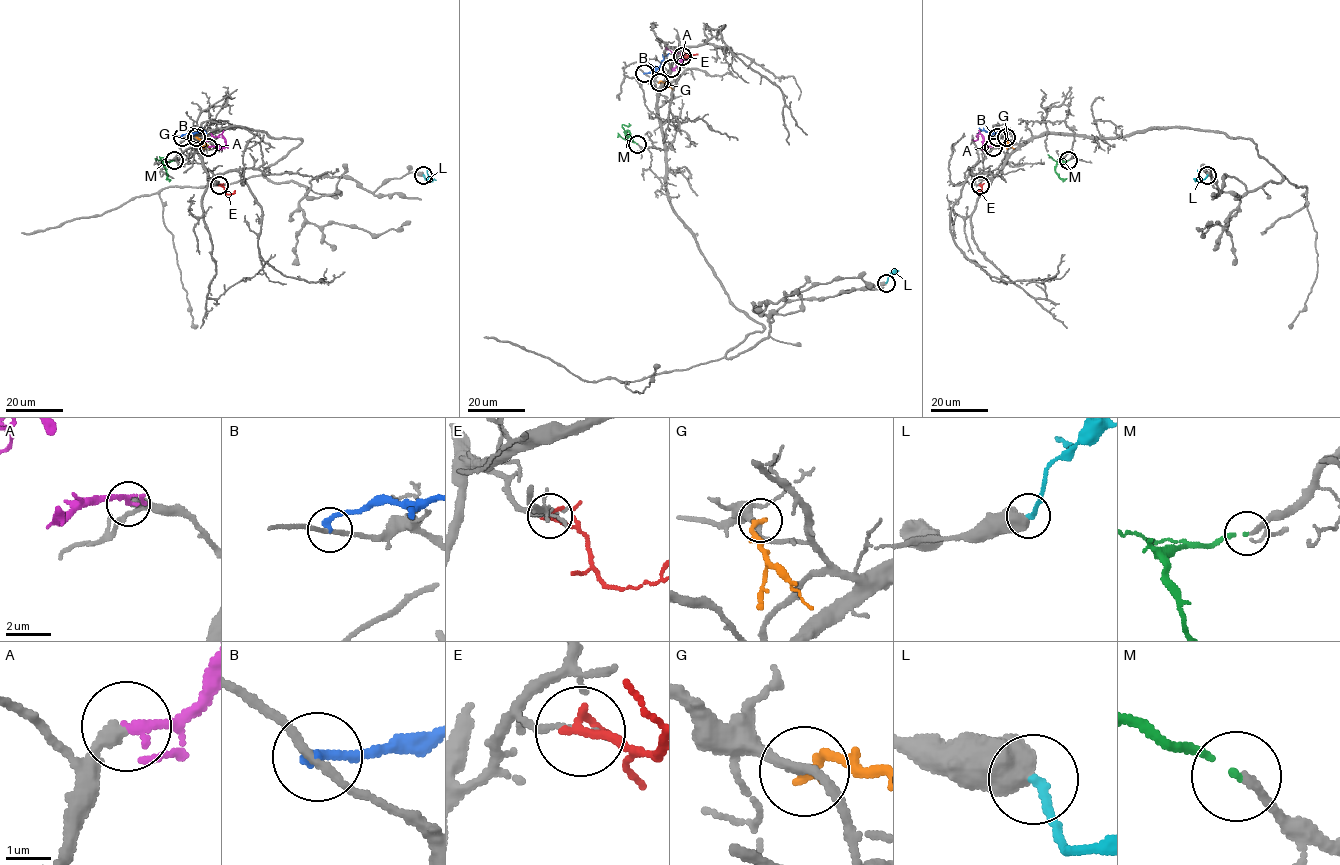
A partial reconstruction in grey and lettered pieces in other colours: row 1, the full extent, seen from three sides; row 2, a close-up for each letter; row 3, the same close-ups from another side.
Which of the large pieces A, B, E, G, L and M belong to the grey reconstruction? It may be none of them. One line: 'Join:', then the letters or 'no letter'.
Join: A, M

